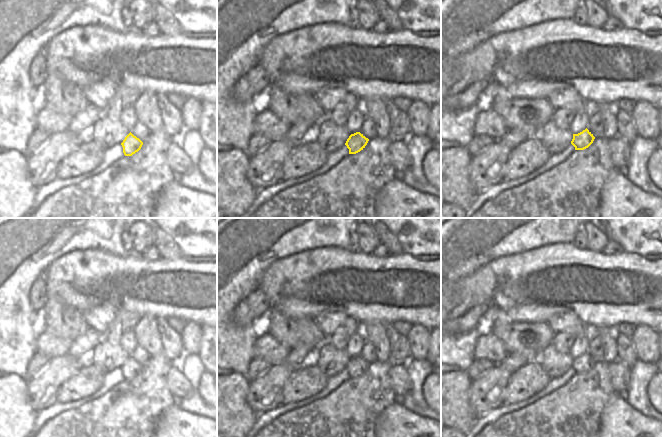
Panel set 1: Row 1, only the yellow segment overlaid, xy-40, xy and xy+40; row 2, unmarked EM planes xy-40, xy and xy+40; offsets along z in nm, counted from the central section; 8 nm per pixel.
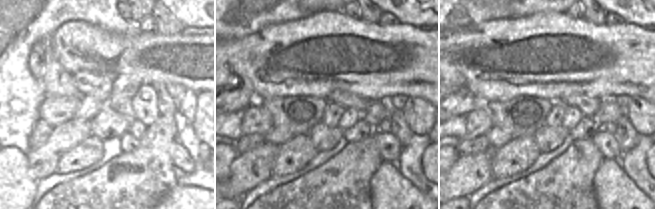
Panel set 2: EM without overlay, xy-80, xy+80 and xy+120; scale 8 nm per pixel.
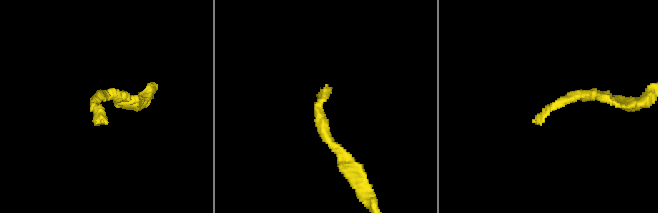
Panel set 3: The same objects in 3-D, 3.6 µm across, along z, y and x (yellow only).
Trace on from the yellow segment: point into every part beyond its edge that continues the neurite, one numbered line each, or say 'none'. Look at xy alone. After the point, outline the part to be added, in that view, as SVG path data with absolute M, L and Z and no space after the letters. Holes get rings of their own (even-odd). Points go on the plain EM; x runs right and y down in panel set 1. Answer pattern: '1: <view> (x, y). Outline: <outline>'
none

